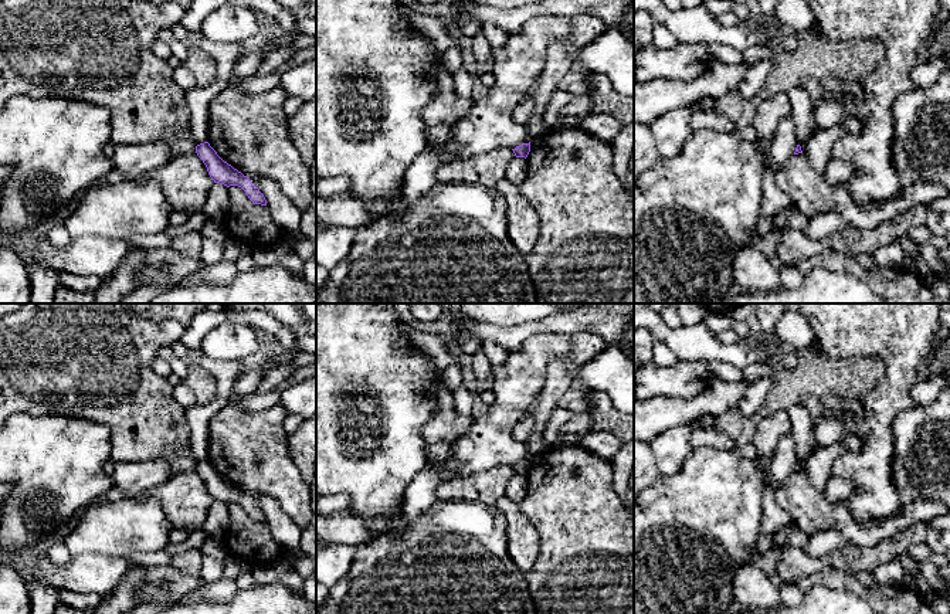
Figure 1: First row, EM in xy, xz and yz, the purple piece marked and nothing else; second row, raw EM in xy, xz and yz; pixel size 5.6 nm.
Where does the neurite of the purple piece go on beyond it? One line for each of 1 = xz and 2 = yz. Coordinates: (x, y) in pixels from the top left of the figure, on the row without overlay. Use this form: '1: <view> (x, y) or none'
1: none
2: none

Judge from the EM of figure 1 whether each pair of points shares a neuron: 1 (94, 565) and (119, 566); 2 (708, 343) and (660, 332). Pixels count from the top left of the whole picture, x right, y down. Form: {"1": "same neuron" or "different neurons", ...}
{"1": "same neuron", "2": "same neuron"}

